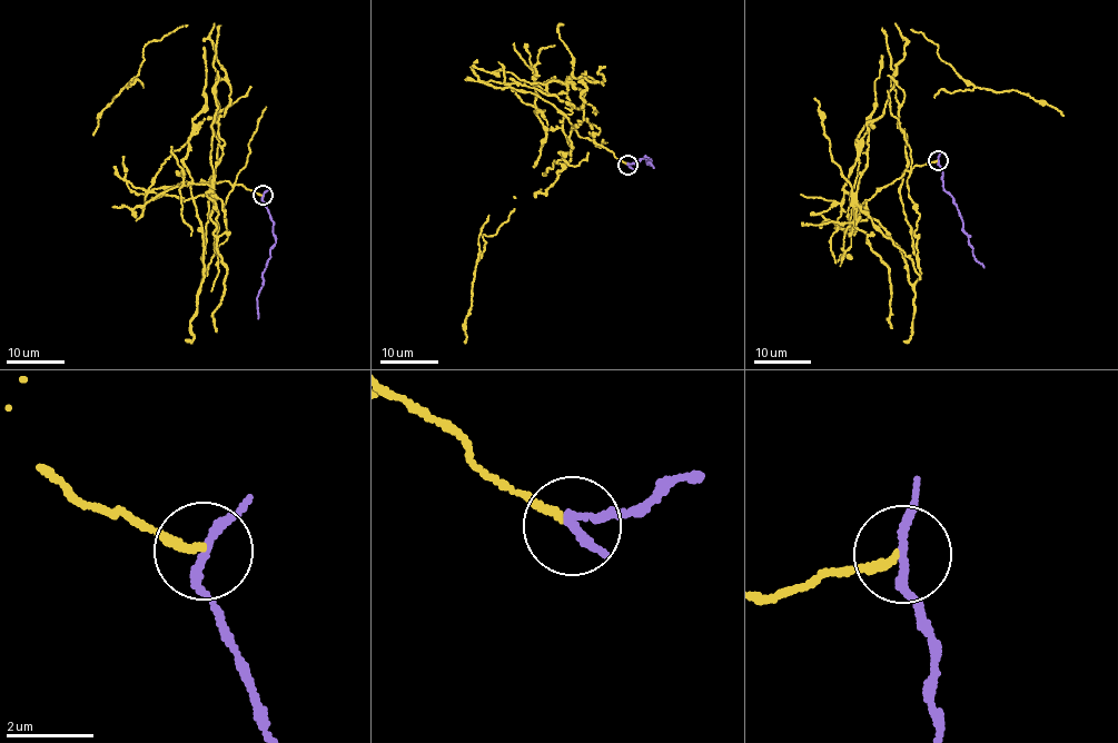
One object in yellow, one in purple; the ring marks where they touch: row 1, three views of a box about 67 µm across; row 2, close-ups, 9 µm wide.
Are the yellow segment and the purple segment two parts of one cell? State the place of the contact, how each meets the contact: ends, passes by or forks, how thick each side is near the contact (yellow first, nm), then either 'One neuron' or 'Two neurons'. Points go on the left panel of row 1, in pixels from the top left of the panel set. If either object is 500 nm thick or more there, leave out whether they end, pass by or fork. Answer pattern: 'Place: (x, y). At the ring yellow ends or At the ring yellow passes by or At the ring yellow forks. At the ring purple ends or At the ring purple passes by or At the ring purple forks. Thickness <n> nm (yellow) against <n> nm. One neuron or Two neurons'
Place: (263, 195). At the ring yellow ends. At the ring purple passes by. Thickness 170 nm (yellow) against 190 nm. Two neurons

